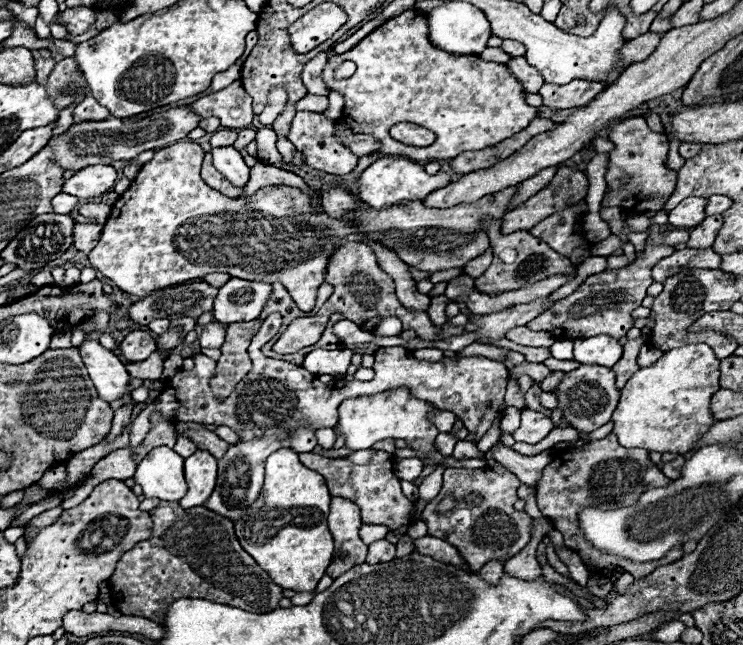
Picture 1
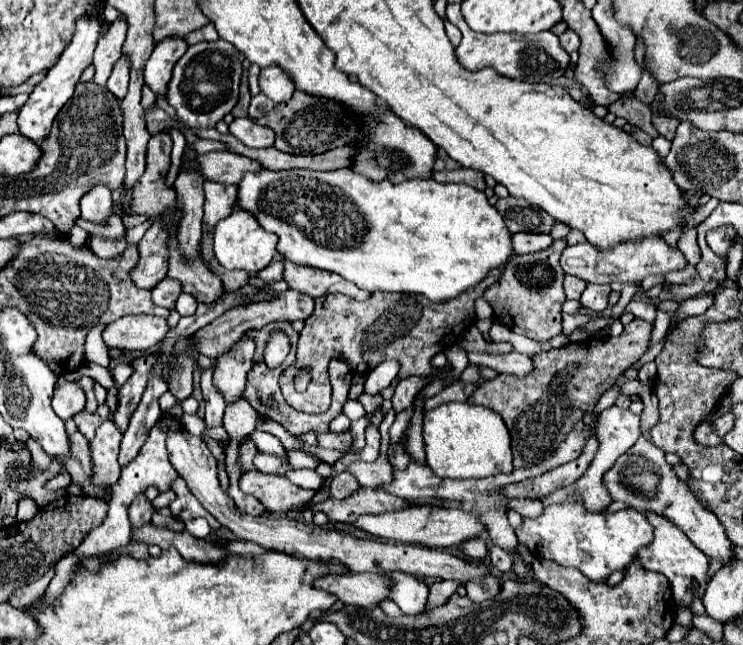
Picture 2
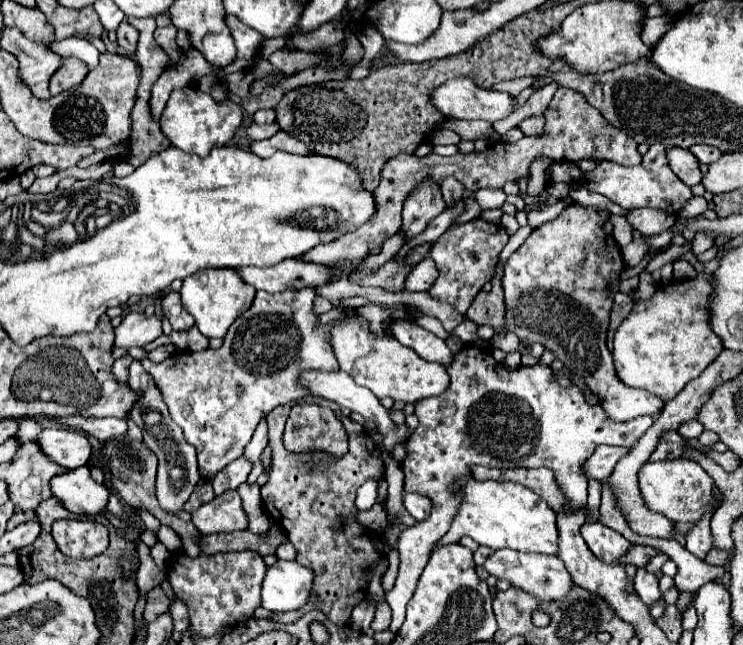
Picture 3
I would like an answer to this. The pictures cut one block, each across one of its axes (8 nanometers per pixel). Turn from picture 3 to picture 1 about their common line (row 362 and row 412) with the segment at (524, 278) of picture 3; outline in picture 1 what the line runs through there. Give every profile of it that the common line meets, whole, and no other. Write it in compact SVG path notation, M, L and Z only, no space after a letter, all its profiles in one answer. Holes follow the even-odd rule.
M582 364L580 368L564 374L564 380L554 390L554 394L560 400L560 408L564 410L564 418L568 418L568 422L580 432L592 432L610 422L610 416L620 400L620 390L614 386L614 382L616 376L610 368L594 364Z

